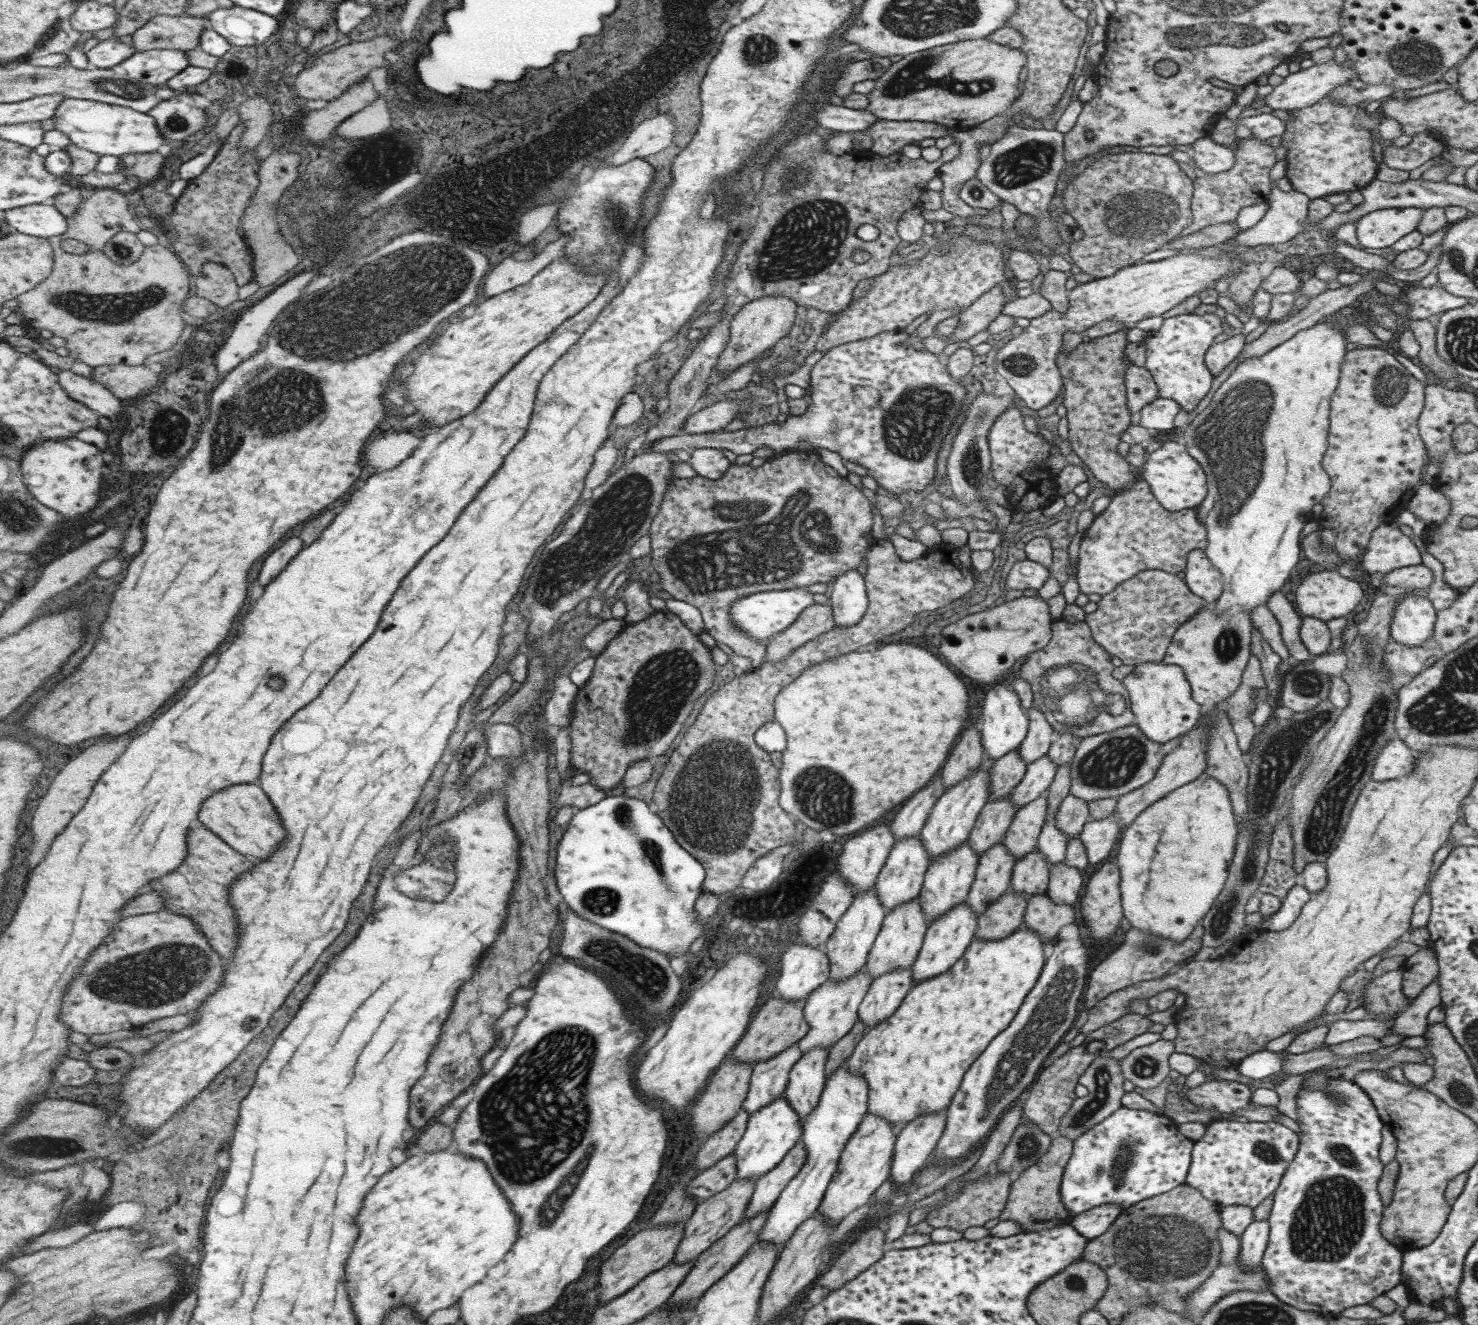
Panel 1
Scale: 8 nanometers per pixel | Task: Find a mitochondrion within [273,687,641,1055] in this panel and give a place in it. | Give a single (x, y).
(440, 866)

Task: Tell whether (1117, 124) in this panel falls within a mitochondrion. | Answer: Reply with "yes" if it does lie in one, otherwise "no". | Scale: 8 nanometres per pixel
no

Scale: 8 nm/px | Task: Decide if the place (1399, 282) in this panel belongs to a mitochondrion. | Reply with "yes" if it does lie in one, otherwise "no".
no

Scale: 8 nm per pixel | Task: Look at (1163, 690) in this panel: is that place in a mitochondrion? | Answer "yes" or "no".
no

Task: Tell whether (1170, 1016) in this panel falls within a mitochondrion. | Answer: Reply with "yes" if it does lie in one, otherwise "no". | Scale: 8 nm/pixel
no

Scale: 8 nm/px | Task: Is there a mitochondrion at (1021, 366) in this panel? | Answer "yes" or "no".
yes

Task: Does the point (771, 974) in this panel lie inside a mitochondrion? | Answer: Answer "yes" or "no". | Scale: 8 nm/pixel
no

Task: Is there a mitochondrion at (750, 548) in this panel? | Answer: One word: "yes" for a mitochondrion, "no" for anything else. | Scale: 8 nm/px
yes

